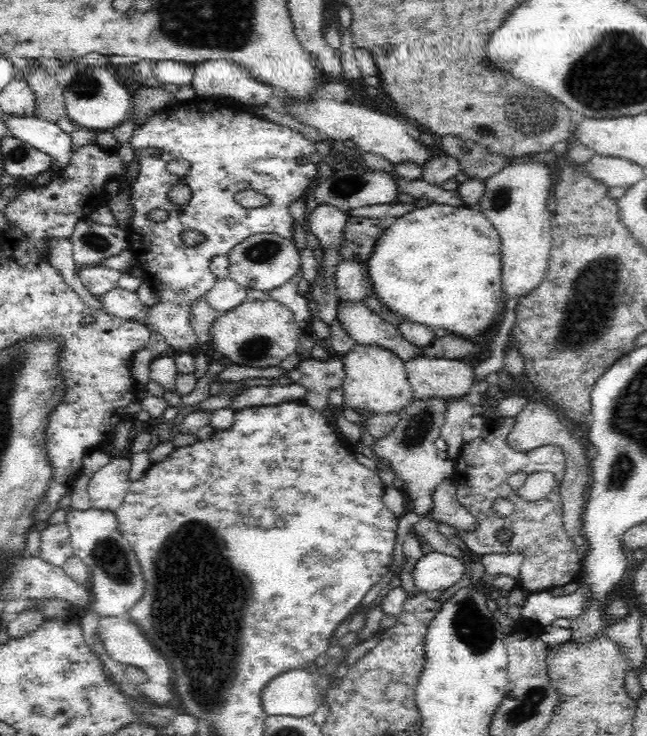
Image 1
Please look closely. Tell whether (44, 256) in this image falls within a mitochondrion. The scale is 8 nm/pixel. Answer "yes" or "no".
no

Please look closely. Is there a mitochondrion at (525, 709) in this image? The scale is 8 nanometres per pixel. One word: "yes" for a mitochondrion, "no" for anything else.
yes

